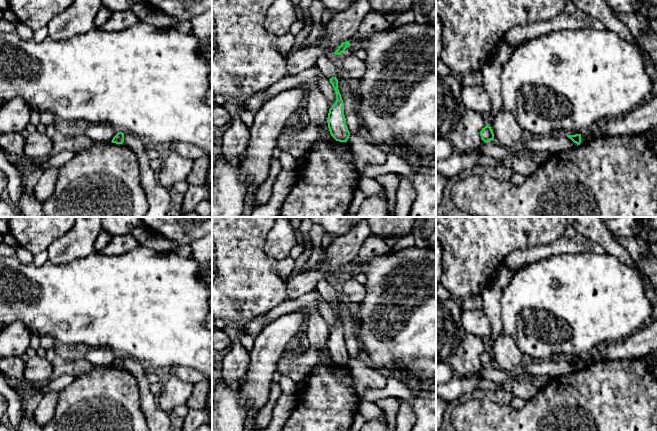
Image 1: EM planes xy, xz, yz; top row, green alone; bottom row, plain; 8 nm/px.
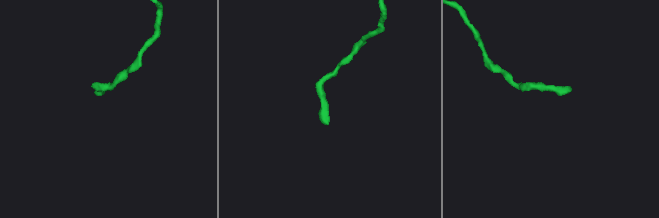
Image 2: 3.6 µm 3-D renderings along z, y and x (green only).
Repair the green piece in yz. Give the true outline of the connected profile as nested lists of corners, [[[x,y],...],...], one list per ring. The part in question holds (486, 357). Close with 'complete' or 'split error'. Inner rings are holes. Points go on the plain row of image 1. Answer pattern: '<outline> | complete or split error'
[[[486,349],[484,352],[482,352],[482,354],[480,355],[480,360],[484,366],[494,364],[494,357],[493,357],[491,351],[488,349]]] | complete

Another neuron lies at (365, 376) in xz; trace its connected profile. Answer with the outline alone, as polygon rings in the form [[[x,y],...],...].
[[[362,357],[350,358],[347,367],[352,373],[359,400],[363,400],[364,392],[367,389],[383,389],[386,386],[386,374],[372,367]]]

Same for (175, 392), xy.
[[[173,373],[163,384],[162,392],[157,396],[157,404],[167,413],[176,407],[185,405],[193,392],[193,385],[179,379]]]

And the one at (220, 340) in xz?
[[[216,330],[212,333],[212,352],[217,353],[228,350],[231,346],[231,339],[223,330]]]

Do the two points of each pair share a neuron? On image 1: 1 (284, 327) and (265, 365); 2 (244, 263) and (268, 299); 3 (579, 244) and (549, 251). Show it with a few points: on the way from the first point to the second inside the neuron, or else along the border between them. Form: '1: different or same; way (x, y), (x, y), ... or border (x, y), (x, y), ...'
1: same; way (275, 336), (265, 356)
2: same; way (244, 272), (244, 275), (259, 290)
3: same; way (572, 245), (556, 247)

